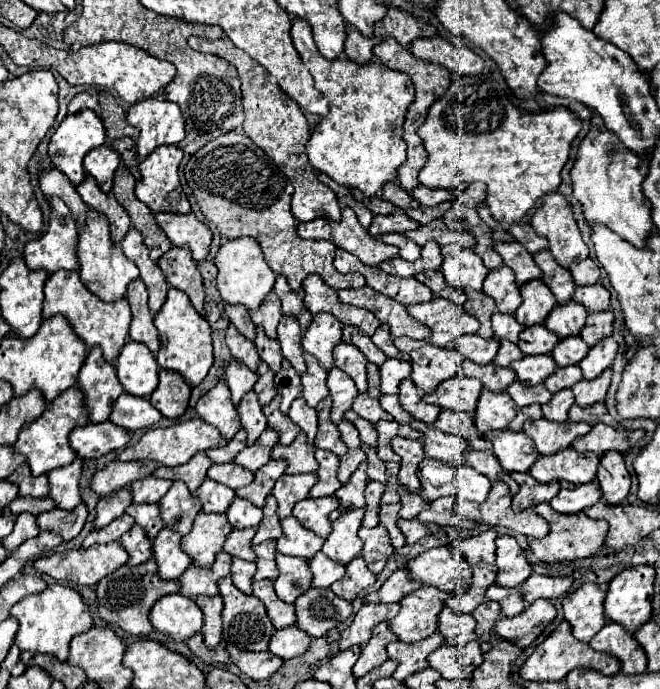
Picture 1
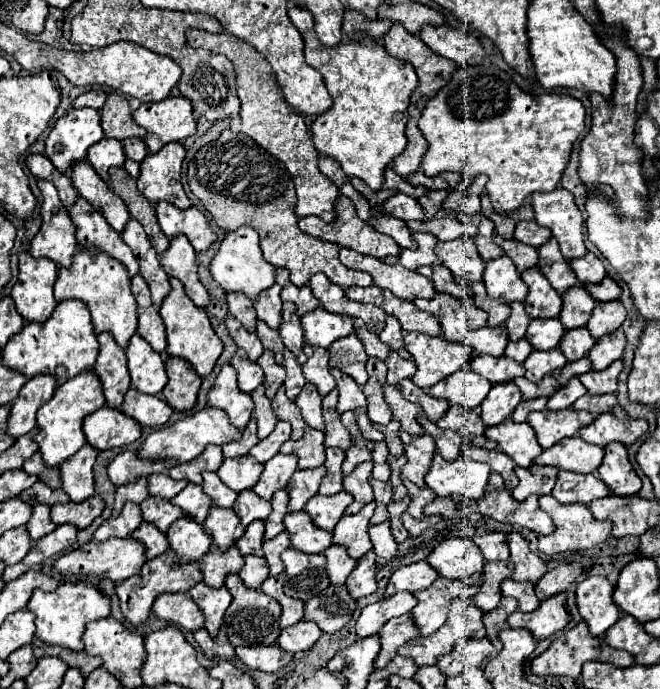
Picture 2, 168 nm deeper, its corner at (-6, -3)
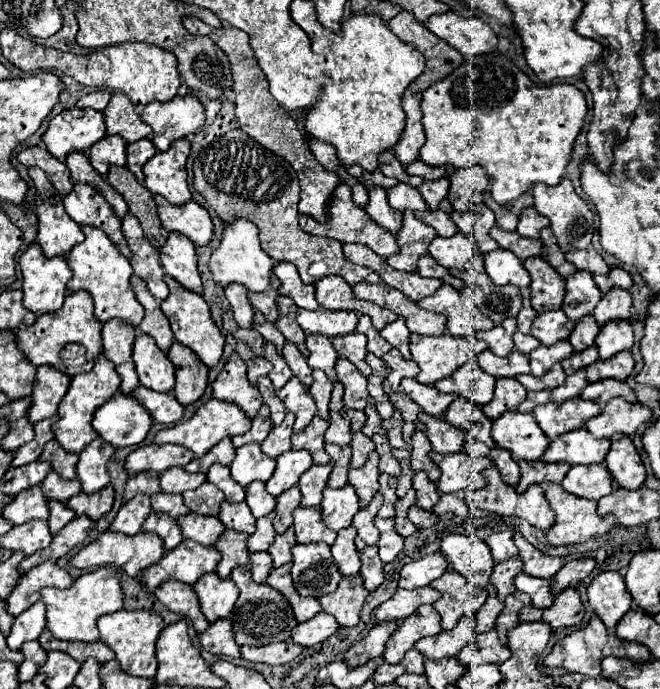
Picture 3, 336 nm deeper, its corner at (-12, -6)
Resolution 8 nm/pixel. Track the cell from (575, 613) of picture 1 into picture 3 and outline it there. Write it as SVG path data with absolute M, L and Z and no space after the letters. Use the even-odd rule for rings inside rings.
M604 571L588 585L588 601L608 629L614 629L632 607L632 597L618 571Z

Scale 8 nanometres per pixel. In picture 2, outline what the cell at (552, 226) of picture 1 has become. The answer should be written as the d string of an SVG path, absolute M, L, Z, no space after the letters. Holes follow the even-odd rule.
M556 188L548 194L536 194L532 198L532 208L536 222L552 232L566 260L582 258L586 254L582 232L584 218L574 204L574 196L568 190Z

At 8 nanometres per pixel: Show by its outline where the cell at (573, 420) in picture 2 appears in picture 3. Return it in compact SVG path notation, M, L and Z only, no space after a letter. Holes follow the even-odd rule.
M580 395L566 401L548 401L544 405L534 407L534 419L546 437L552 441L572 429L582 427L588 419L600 413L600 405L594 401L586 401Z

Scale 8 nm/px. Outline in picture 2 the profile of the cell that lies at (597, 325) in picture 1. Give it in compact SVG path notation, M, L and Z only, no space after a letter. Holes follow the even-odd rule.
M618 300L610 302L610 304L596 304L586 328L594 340L600 340L604 334L618 330L622 326L624 318L626 318L626 310Z

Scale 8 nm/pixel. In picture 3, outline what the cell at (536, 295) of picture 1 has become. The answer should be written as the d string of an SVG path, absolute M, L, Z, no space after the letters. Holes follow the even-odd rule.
M530 257L524 261L524 267L532 277L532 307L538 313L560 309L564 299L564 279L554 271L554 267L550 267L544 257Z

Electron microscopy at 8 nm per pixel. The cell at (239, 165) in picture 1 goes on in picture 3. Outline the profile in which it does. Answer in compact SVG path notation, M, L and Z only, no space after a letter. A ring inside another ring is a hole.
M232 129L220 139L204 147L194 161L194 189L206 199L224 223L234 219L248 219L260 229L262 249L274 261L290 261L296 265L304 283L315 283L322 277L340 275L348 285L362 281L380 283L380 277L362 265L344 259L342 245L336 239L322 239L308 235L298 225L300 185L294 169L286 159L264 149L242 129Z

